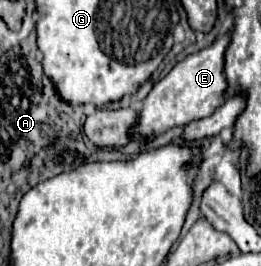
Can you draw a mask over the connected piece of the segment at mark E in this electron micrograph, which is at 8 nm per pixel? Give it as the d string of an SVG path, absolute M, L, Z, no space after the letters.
M231 32L217 38L211 46L189 54L185 60L177 62L173 70L161 78L149 96L145 98L145 106L139 112L139 122L131 128L141 136L157 136L173 126L185 126L193 120L205 118L213 114L227 100L227 78L225 78L225 50L231 42Z

